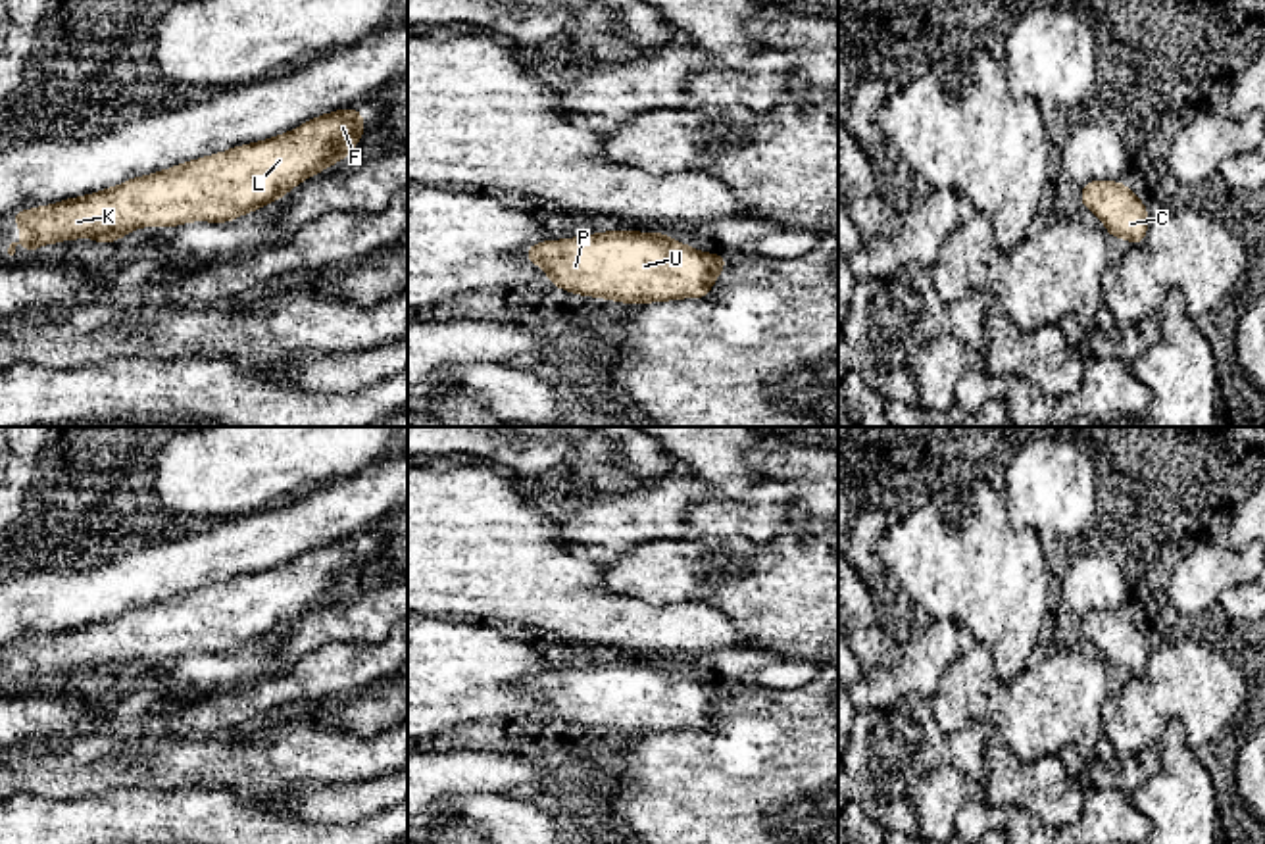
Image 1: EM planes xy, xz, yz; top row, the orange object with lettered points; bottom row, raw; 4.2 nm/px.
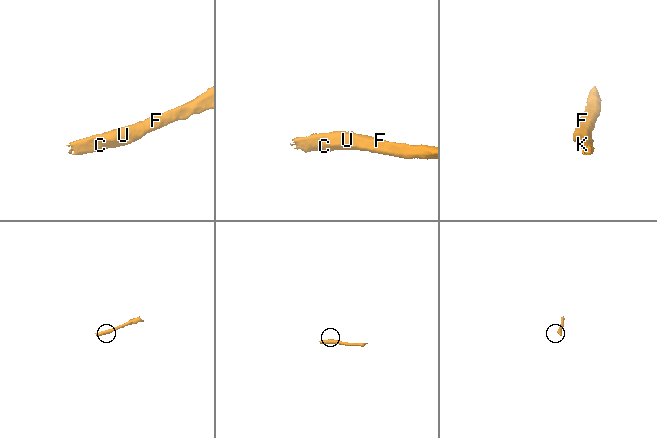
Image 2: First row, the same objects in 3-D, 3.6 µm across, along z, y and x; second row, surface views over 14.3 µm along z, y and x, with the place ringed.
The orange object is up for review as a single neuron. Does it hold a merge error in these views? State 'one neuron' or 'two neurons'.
one neuron

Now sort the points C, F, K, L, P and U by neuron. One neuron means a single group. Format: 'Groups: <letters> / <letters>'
Groups: C F K L P U

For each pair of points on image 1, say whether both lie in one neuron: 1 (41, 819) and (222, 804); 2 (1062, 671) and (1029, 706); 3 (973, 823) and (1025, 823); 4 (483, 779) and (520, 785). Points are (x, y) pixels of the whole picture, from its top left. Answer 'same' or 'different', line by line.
1: same
2: same
3: same
4: same

